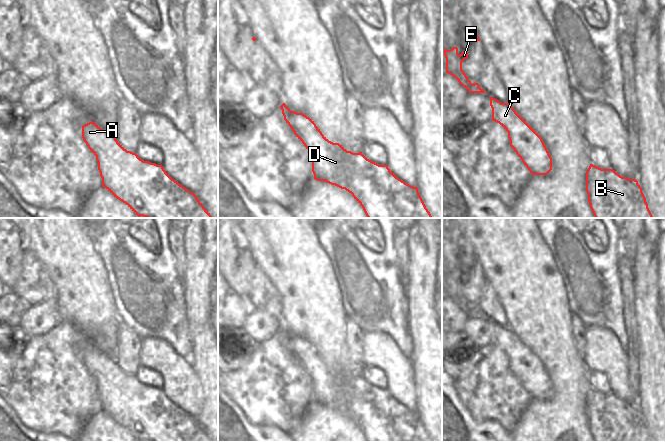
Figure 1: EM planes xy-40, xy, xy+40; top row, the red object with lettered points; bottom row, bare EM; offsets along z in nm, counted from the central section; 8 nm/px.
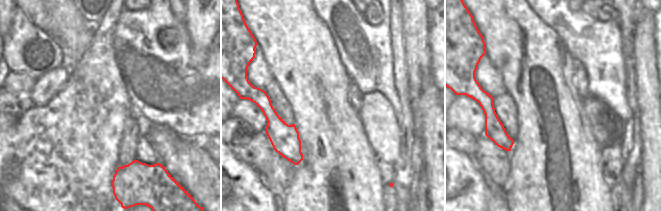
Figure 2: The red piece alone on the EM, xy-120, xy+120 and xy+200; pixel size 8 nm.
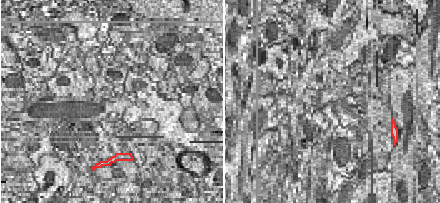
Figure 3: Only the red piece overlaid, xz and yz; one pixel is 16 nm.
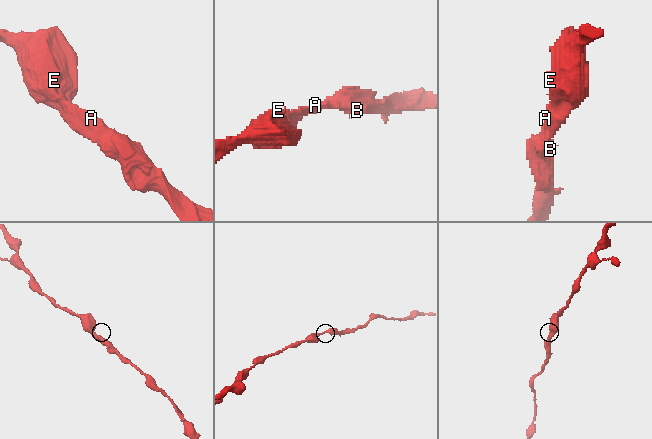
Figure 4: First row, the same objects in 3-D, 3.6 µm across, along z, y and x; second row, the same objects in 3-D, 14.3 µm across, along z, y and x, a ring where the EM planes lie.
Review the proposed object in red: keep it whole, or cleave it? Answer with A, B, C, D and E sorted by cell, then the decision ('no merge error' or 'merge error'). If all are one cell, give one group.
groups A B C D E; no merge error

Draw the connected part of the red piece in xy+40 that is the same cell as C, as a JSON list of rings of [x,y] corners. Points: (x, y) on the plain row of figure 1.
[[[490,321],[492,345],[499,347],[507,356],[510,370],[532,399],[547,399],[552,394],[552,382],[540,359],[514,334],[509,327],[501,327]]]

